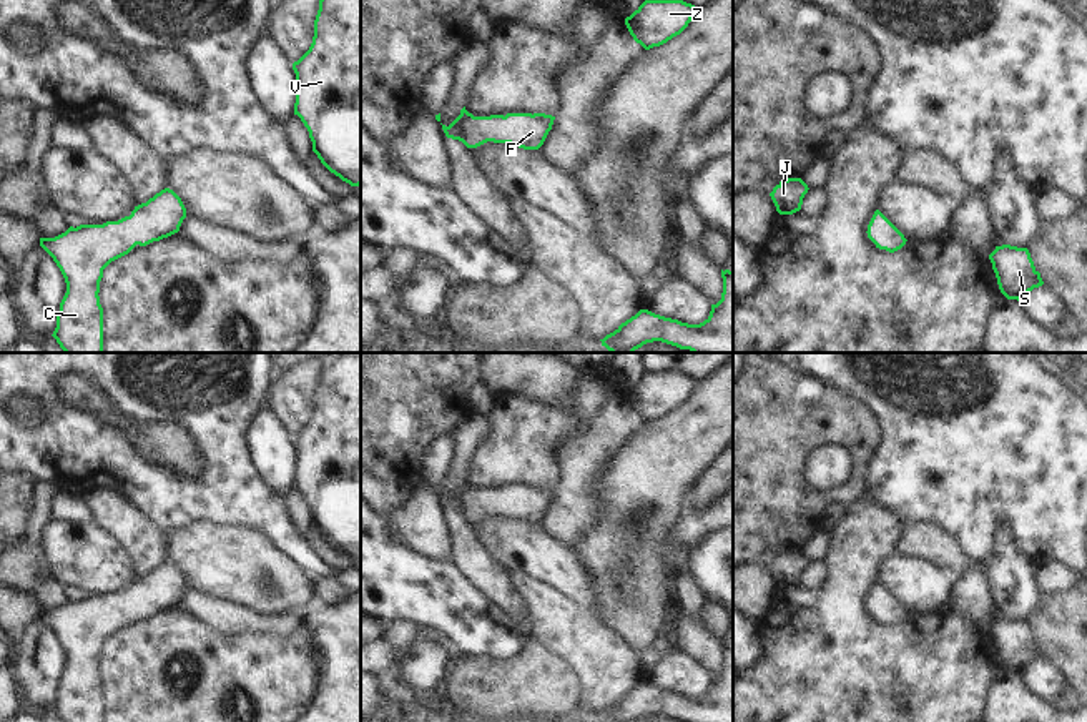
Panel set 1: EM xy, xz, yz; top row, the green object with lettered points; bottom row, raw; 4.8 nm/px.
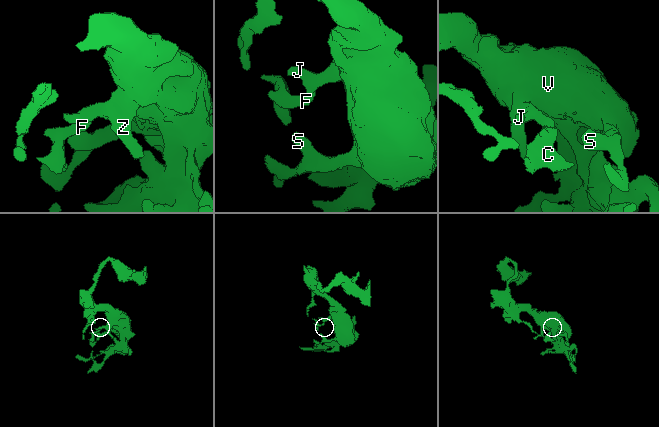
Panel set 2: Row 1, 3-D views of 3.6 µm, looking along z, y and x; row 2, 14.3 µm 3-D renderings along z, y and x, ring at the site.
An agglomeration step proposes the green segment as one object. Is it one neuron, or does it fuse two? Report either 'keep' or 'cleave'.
keep

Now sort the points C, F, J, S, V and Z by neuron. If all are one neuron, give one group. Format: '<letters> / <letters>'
C F J S V Z

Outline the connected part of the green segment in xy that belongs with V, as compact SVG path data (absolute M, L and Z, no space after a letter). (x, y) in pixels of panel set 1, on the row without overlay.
M324 353L309 423L293 436L296 446L294 487L309 504L321 536L351 559L361 557L361 353Z

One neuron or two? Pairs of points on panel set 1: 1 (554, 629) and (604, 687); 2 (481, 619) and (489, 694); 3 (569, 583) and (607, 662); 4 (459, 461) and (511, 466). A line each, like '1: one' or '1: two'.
1: one
2: two
3: two
4: two

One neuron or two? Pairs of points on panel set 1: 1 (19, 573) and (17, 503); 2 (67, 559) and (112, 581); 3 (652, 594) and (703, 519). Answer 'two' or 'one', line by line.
1: two
2: one
3: two

